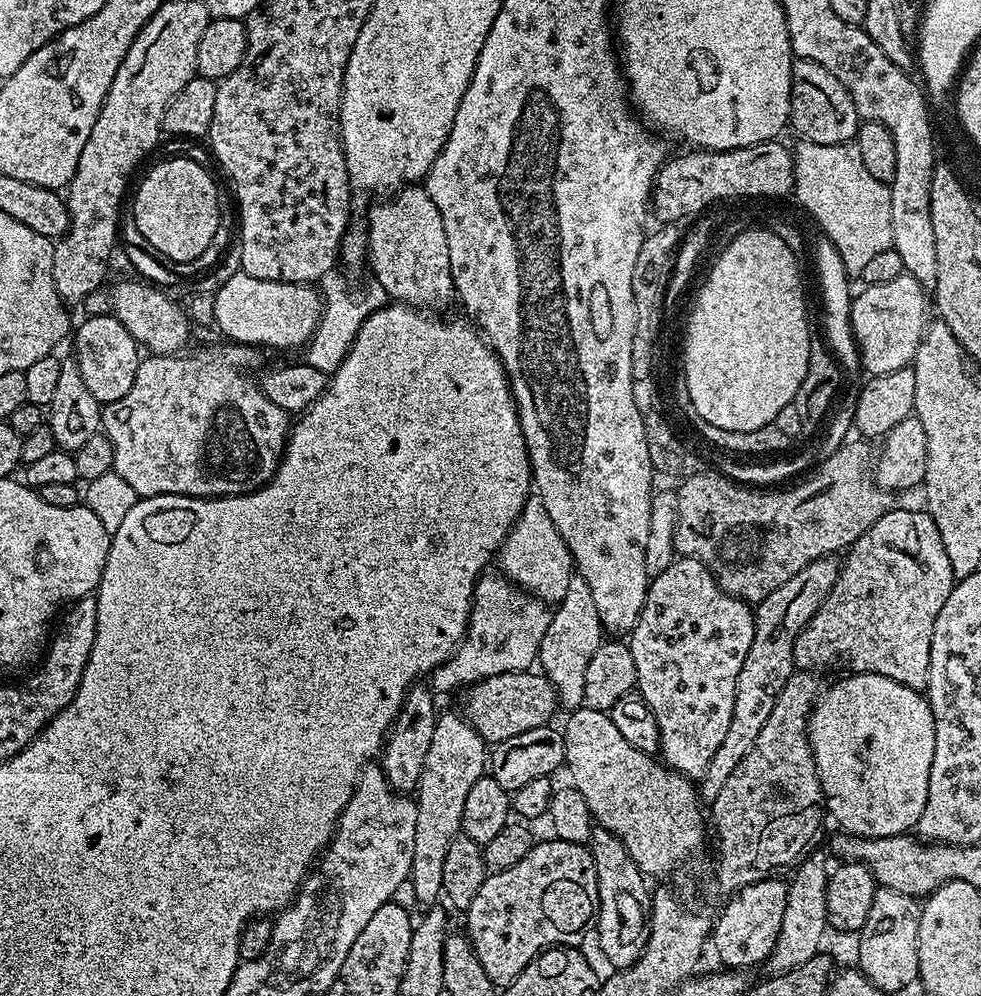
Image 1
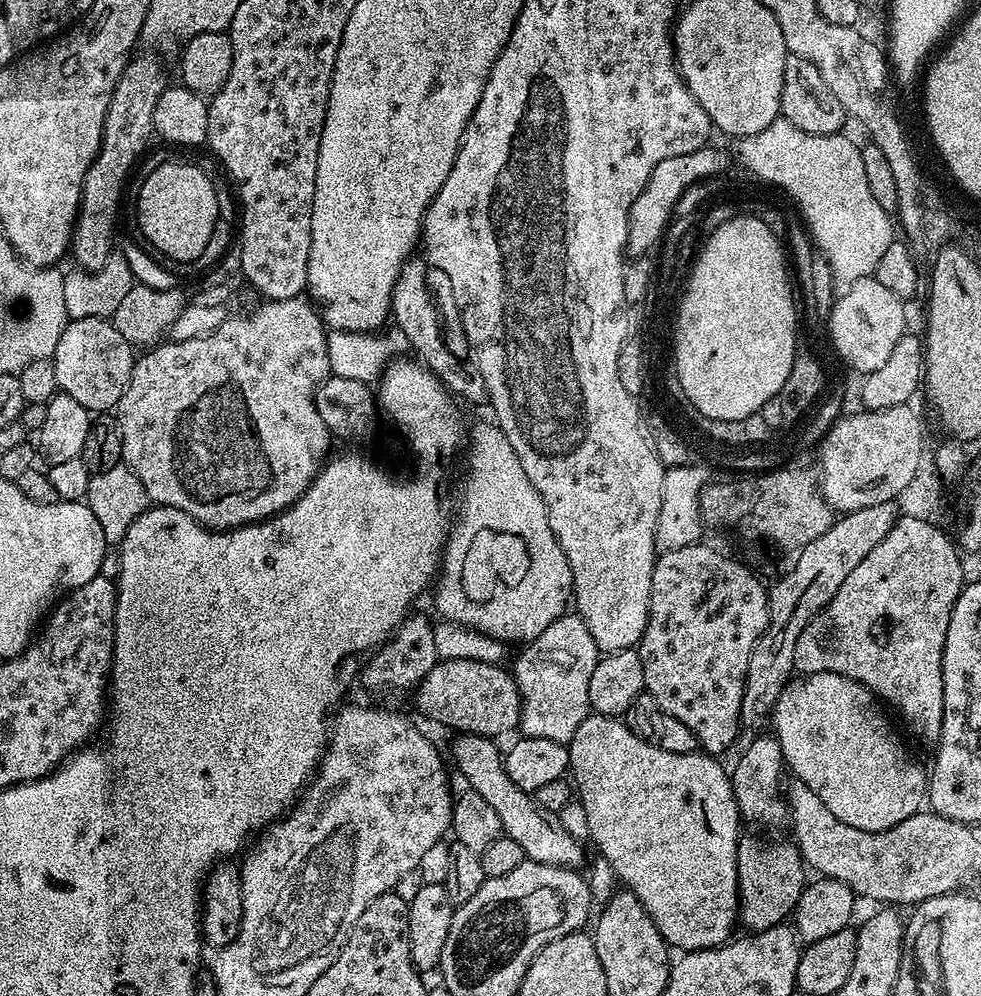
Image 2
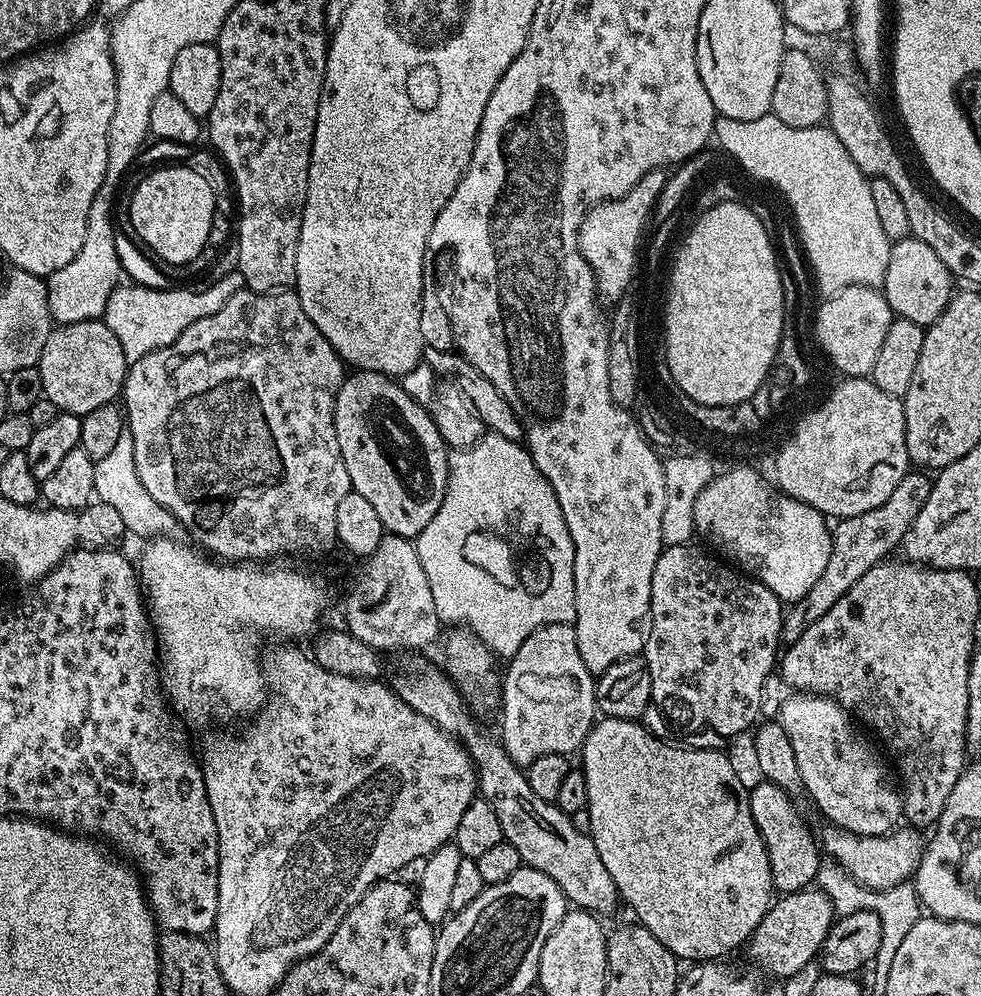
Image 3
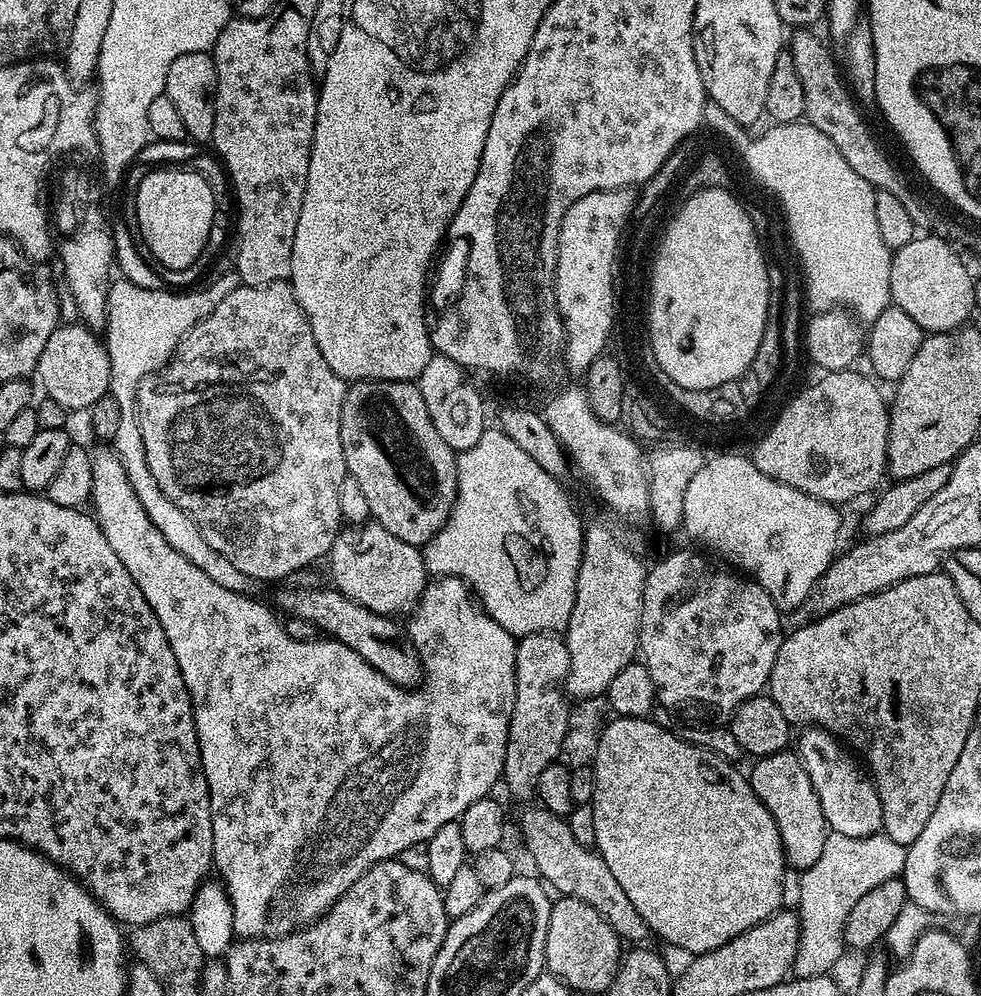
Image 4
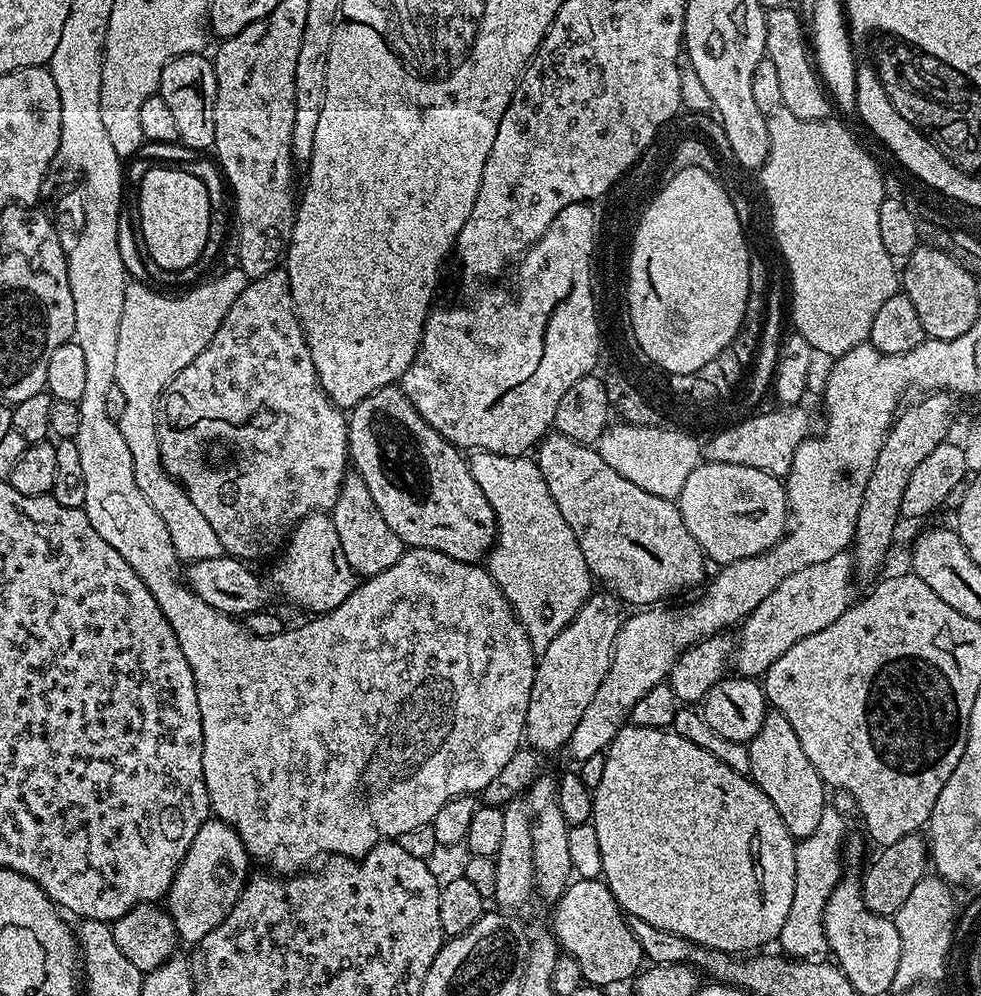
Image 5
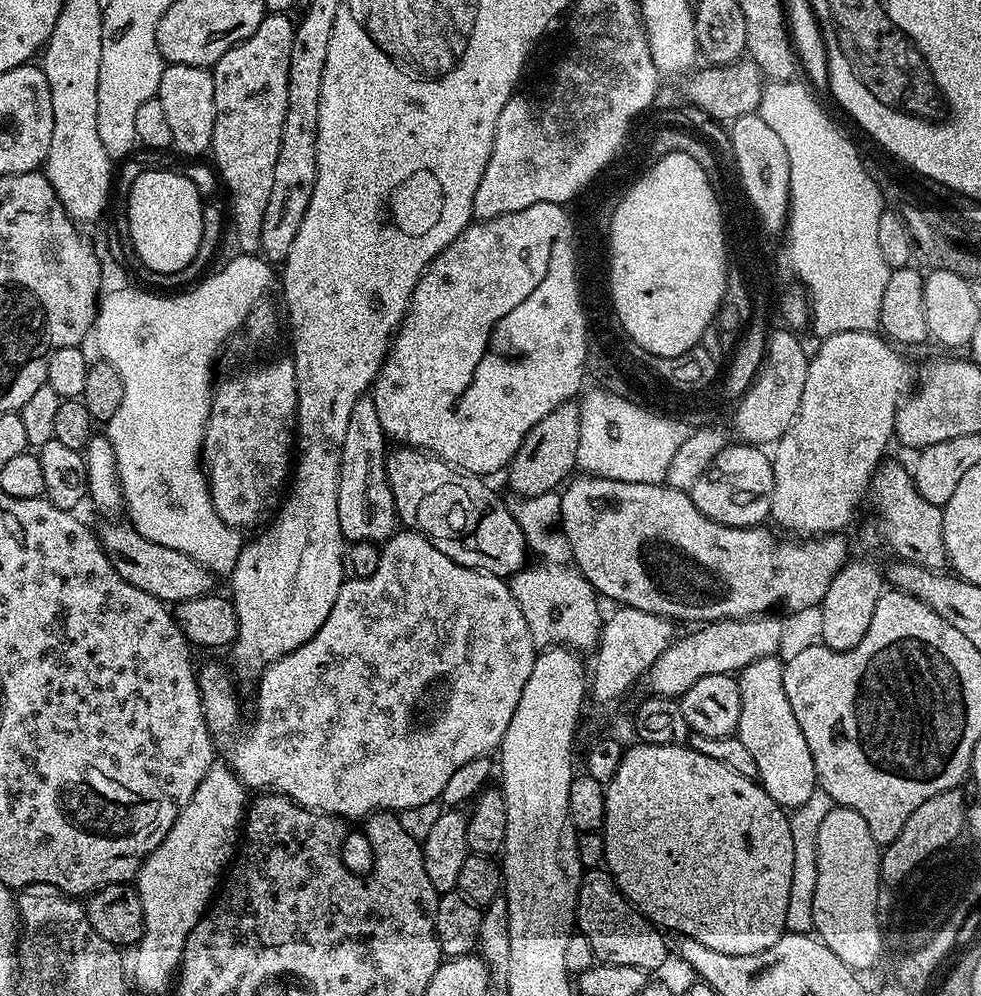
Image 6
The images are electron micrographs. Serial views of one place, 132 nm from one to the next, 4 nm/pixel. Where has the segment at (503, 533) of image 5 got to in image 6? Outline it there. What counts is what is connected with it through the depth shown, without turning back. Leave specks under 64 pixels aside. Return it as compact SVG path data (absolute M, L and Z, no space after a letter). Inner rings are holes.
M550 491L537 496L526 496L515 502L516 521L524 532L529 549L544 559L533 568L521 568L510 580L514 598L518 606L522 606L522 614L526 618L533 645L563 646L580 654L584 654L587 648L595 649L602 627L601 601L596 589L588 585L588 580L579 570L564 565L572 560L572 551L568 548L568 539L561 531L559 495Z

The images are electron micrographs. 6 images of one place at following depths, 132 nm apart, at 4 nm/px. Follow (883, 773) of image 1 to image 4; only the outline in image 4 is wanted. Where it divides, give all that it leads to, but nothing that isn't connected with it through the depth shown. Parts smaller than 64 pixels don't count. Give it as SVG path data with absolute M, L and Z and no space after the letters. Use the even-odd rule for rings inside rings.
M814 727L801 732L804 733L800 736L798 755L806 766L806 774L810 774L810 782L814 782L814 790L818 794L818 802L822 802L822 814L829 829L838 834L846 834L846 838L877 835L884 826L882 802L869 773L861 767L857 757L831 732Z

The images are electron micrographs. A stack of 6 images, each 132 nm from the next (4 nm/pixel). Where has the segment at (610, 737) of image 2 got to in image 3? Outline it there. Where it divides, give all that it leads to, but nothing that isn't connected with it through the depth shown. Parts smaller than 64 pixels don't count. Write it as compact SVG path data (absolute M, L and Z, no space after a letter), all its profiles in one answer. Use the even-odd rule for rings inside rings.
M600 718L593 723L584 740L582 755L584 764L582 771L586 778L586 794L588 795L587 810L590 814L590 835L594 846L598 850L598 858L602 858L606 870L610 870L610 878L614 878L614 886L619 899L624 900L632 907L637 921L644 926L650 934L654 934L666 949L670 950L680 962L716 962L727 952L736 947L747 945L748 939L754 934L758 922L772 907L774 889L772 875L769 872L769 858L758 834L758 826L754 822L754 814L750 814L748 801L749 789L744 788L736 768L724 757L723 751L715 748L686 748L667 744L664 738L650 734L643 723L635 720L613 720Z

